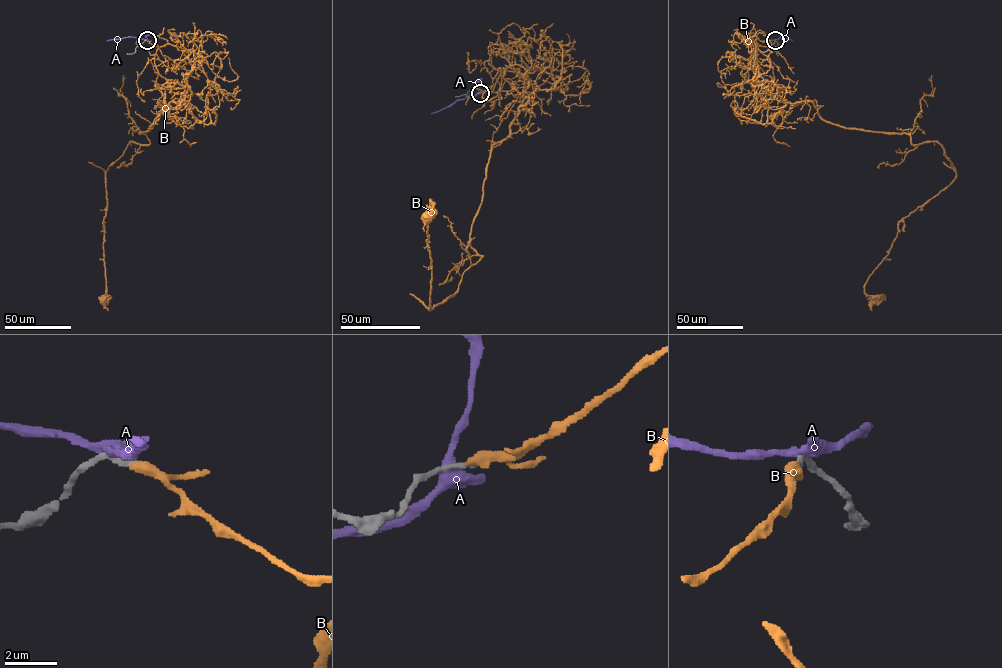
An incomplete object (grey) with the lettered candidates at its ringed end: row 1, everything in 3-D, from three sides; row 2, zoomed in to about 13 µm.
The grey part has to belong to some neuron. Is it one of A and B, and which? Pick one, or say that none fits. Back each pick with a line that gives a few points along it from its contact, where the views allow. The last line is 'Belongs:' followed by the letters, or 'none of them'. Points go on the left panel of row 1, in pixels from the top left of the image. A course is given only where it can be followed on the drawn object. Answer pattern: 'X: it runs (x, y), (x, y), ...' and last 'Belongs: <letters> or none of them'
B: it runs (147, 40), (192, 51), (195, 62), (183, 101), (139, 133), (150, 143), (130, 142), (107, 171), (103, 299)
Belongs: B

